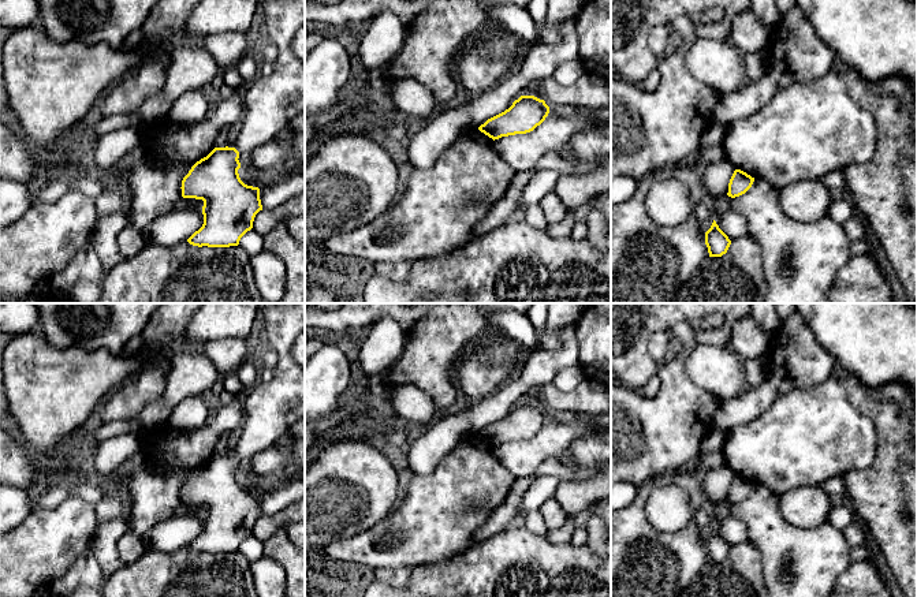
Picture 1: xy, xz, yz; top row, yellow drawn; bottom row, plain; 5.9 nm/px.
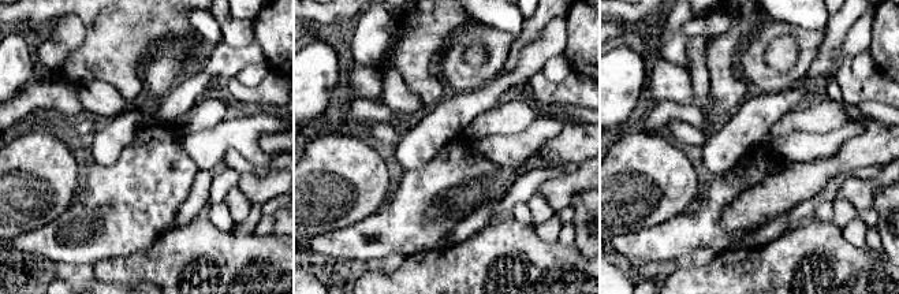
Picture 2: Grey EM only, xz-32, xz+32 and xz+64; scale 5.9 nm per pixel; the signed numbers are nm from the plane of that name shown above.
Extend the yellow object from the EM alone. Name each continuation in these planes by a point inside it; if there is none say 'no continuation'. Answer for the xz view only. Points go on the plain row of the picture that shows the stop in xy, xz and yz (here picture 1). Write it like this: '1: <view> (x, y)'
no continuation

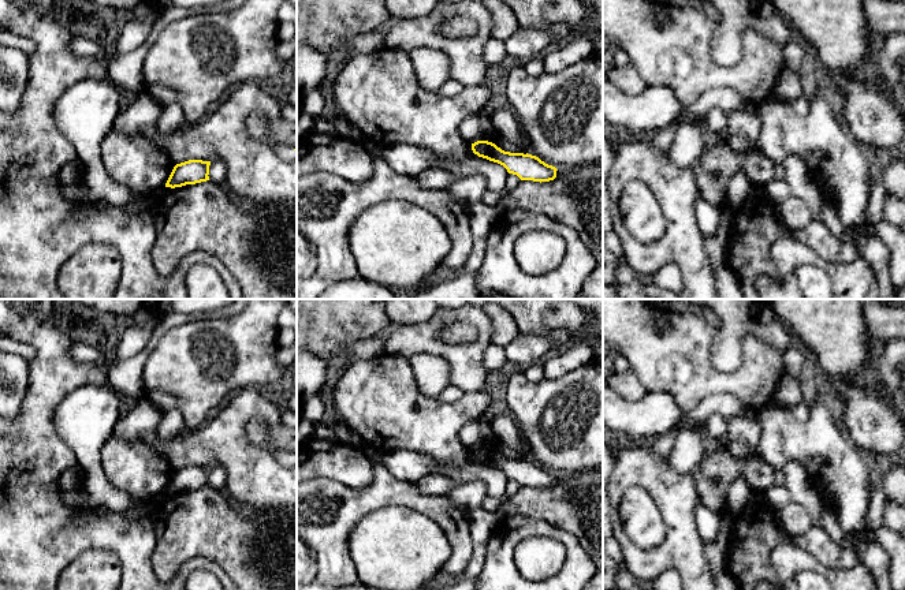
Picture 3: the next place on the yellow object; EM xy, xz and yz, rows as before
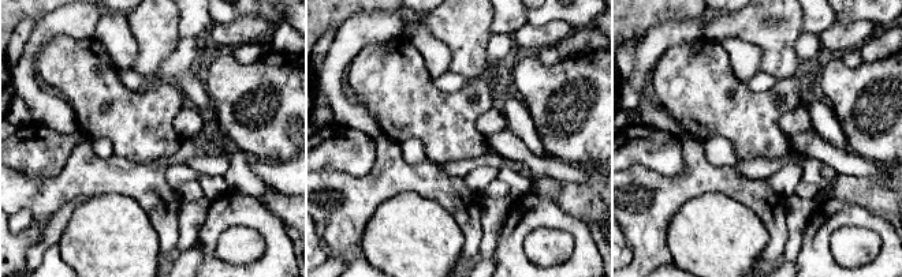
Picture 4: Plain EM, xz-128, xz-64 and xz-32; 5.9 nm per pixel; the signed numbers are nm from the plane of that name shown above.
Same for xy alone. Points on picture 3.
no continuation

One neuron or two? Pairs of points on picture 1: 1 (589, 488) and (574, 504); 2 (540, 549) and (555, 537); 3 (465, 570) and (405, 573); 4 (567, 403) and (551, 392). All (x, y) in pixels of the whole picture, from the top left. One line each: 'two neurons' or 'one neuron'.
1: one neuron
2: two neurons
3: two neurons
4: one neuron

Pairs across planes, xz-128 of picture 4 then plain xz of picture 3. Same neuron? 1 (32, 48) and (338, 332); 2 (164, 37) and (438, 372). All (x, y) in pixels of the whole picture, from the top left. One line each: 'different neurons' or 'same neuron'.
1: different neurons
2: different neurons

